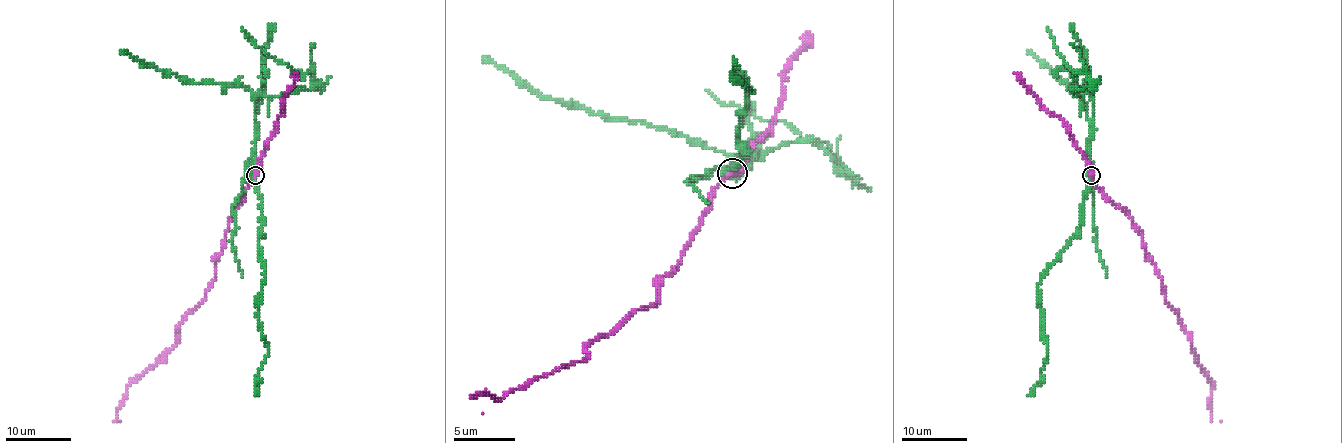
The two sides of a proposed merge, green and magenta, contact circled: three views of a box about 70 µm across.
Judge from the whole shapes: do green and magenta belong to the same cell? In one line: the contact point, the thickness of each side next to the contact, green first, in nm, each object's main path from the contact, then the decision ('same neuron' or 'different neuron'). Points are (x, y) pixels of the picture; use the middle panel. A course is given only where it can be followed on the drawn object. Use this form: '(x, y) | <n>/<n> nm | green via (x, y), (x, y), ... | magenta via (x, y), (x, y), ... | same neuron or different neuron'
(732, 173) | 280/200 nm | green via (730, 172), (742, 154), (766, 154), (791, 142), (815, 142), (846, 172), (824, 142), (724, 105), (705, 90) | magenta via (733, 172), (650, 306), (632, 310), (586, 358), (498, 398), (476, 395), (482, 413) | different neuron

